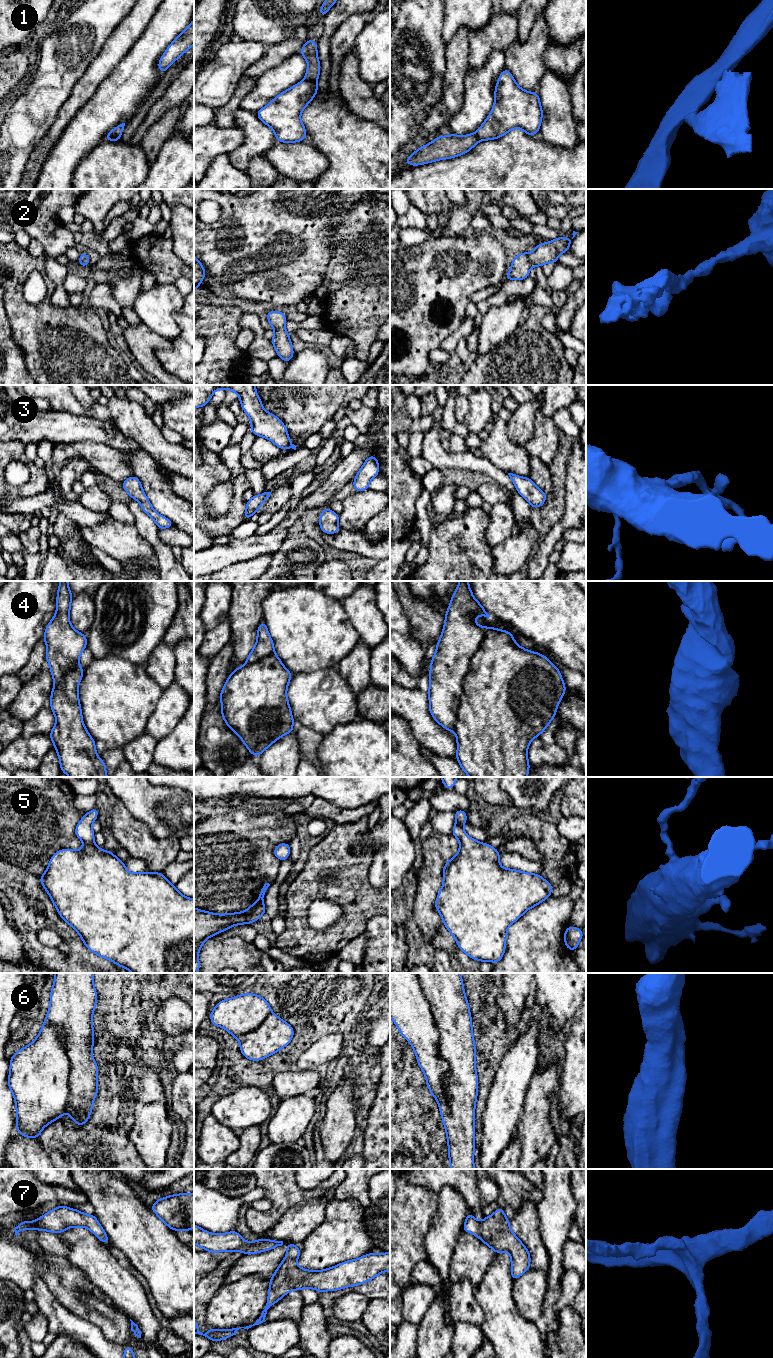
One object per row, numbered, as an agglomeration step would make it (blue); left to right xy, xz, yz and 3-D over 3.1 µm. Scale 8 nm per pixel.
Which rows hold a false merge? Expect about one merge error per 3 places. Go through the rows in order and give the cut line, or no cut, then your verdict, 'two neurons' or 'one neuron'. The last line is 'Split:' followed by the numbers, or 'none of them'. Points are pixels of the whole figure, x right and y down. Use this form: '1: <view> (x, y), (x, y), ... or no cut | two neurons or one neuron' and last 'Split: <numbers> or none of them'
1: xz (305, 79), (315, 81) | two neurons
2: no cut | one neuron
3: no cut | one neuron
4: no cut | one neuron
5: no cut | one neuron
6: yz (415, 973), (448, 1064), (439, 1103) | two neurons
7: no cut | one neuron
Split: 1, 6

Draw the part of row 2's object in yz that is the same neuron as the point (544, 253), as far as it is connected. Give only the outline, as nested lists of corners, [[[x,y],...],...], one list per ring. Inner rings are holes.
[[[573,231],[573,237],[559,237],[557,239],[554,239],[548,243],[540,243],[537,244],[535,247],[535,250],[531,253],[522,252],[519,255],[517,255],[511,262],[511,270],[509,273],[506,273],[505,280],[524,280],[529,276],[529,271],[532,266],[540,266],[542,267],[546,263],[557,263],[558,262],[558,256],[561,253],[568,252],[569,247],[571,244],[572,239],[575,237],[575,235],[578,232]]]

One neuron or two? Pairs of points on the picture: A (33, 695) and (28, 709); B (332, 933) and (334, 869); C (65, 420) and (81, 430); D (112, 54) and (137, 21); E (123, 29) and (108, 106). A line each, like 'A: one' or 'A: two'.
A: one
B: one
C: one
D: one
E: two

